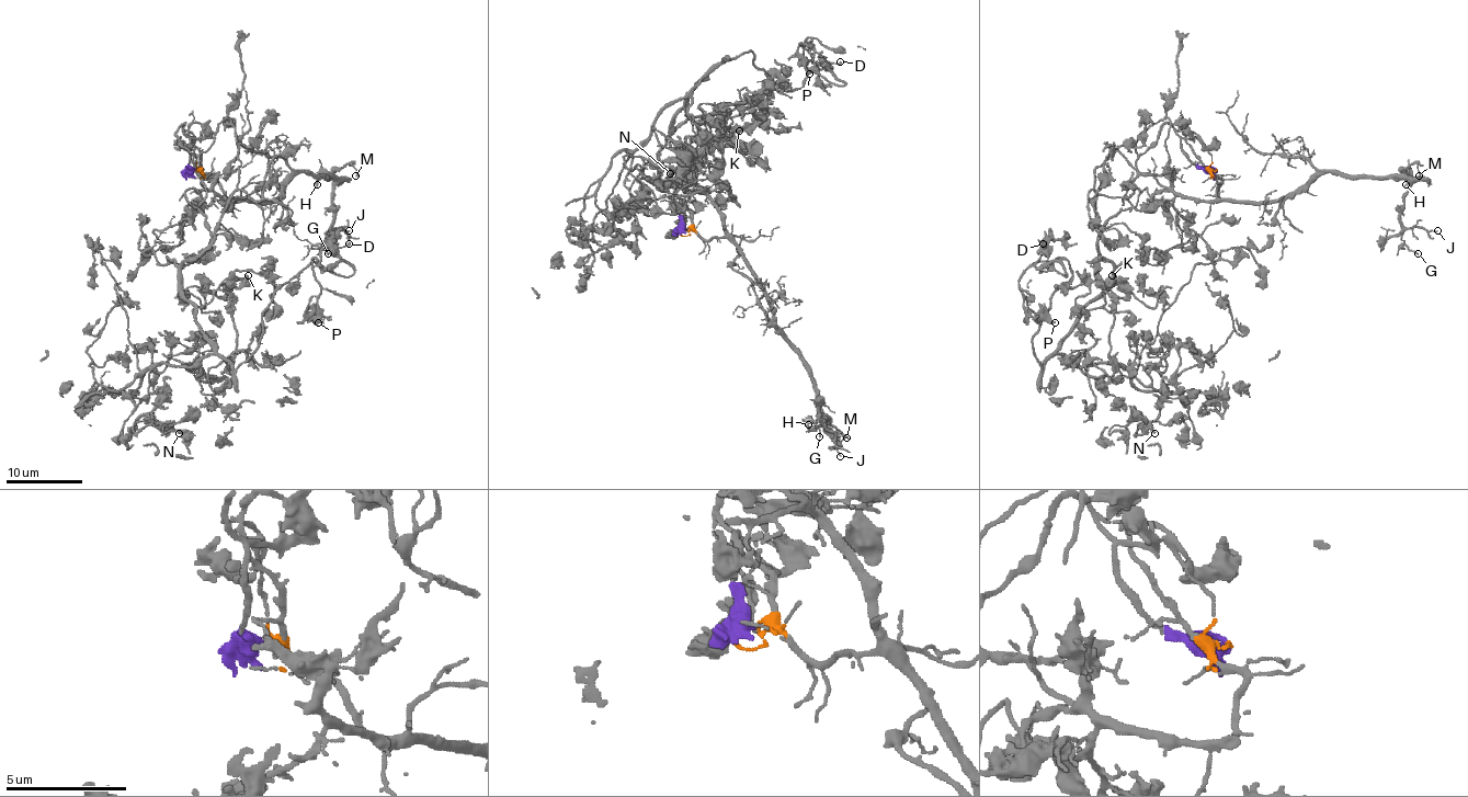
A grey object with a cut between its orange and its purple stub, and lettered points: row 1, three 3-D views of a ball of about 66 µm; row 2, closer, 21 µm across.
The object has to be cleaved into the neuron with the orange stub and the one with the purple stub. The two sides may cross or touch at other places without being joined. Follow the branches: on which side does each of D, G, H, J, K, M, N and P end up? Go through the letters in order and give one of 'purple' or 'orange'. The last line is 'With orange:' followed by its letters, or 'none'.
D: purple
G: orange
H: orange
J: orange
K: purple
M: orange
N: purple
P: purple
With orange: G, H, J, M

